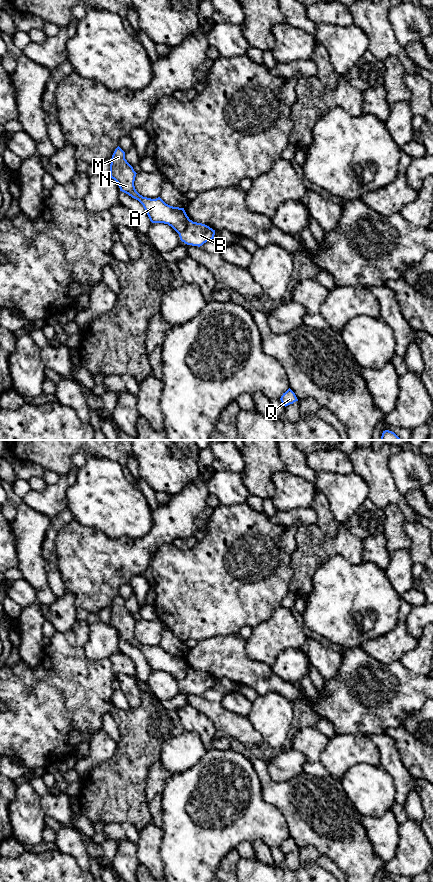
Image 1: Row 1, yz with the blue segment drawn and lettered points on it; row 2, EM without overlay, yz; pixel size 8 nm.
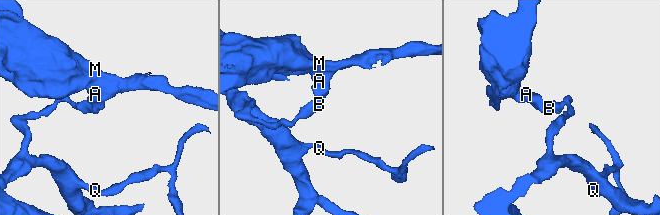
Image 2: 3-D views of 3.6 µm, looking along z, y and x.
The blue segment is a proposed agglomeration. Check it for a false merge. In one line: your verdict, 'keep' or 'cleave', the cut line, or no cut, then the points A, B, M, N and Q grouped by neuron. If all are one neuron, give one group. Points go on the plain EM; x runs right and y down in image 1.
cleave; cut yz (189, 667), (186, 676), (179, 683); groups A M N / B Q

